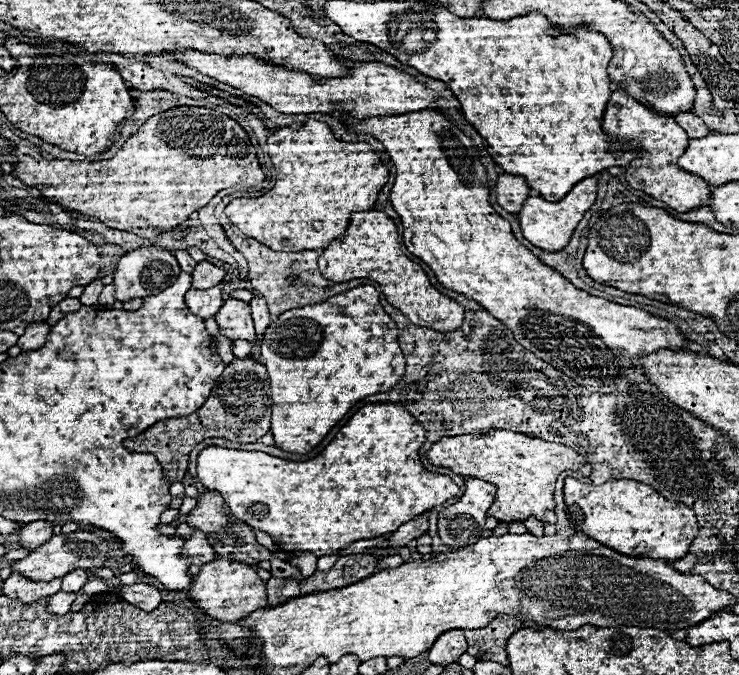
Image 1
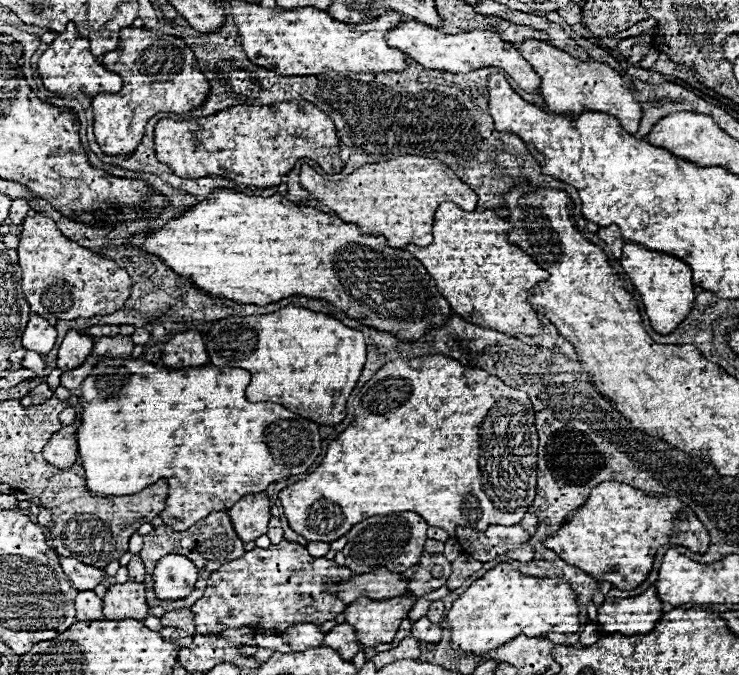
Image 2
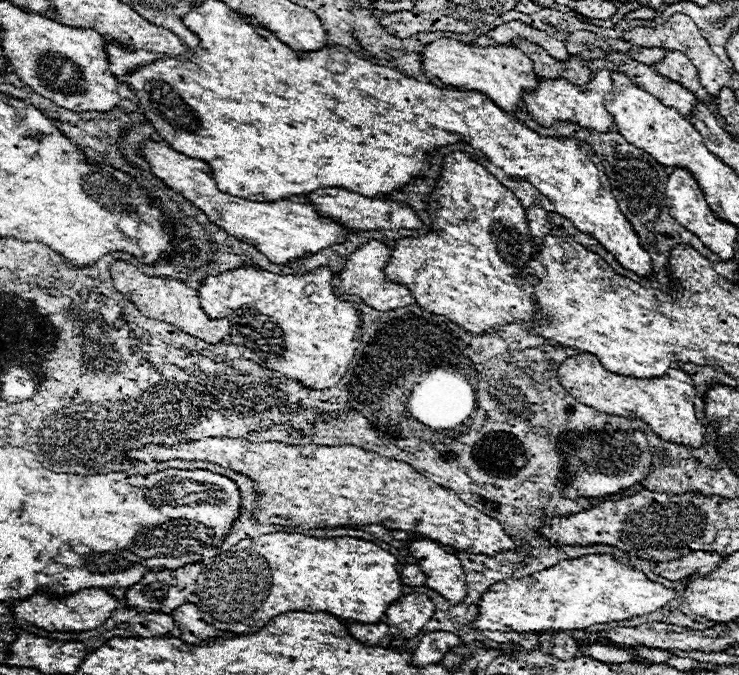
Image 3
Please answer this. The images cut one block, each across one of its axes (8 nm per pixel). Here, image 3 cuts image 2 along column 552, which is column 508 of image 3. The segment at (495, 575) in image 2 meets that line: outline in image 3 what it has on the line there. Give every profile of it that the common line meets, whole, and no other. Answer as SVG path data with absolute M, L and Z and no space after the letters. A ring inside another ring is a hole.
M590 554L562 560L552 568L520 580L508 578L496 582L482 596L480 614L478 620L472 622L472 628L498 632L584 630L592 624L646 616L668 604L672 598L676 598L676 594L676 590L648 580L644 572L632 564L622 564L612 554Z

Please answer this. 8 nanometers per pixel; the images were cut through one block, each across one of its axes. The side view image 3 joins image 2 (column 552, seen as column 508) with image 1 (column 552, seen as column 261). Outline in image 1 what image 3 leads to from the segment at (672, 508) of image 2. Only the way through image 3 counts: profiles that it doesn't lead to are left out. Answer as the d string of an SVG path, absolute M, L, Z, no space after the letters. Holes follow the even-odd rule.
M492 430L490 434L462 434L448 438L444 436L432 444L426 456L434 466L444 466L460 476L482 478L494 484L496 498L488 510L488 516L500 522L516 522L534 516L540 522L554 524L556 514L552 492L558 474L564 470L578 470L584 476L590 474L588 460L574 452L570 446L530 438L510 430Z

